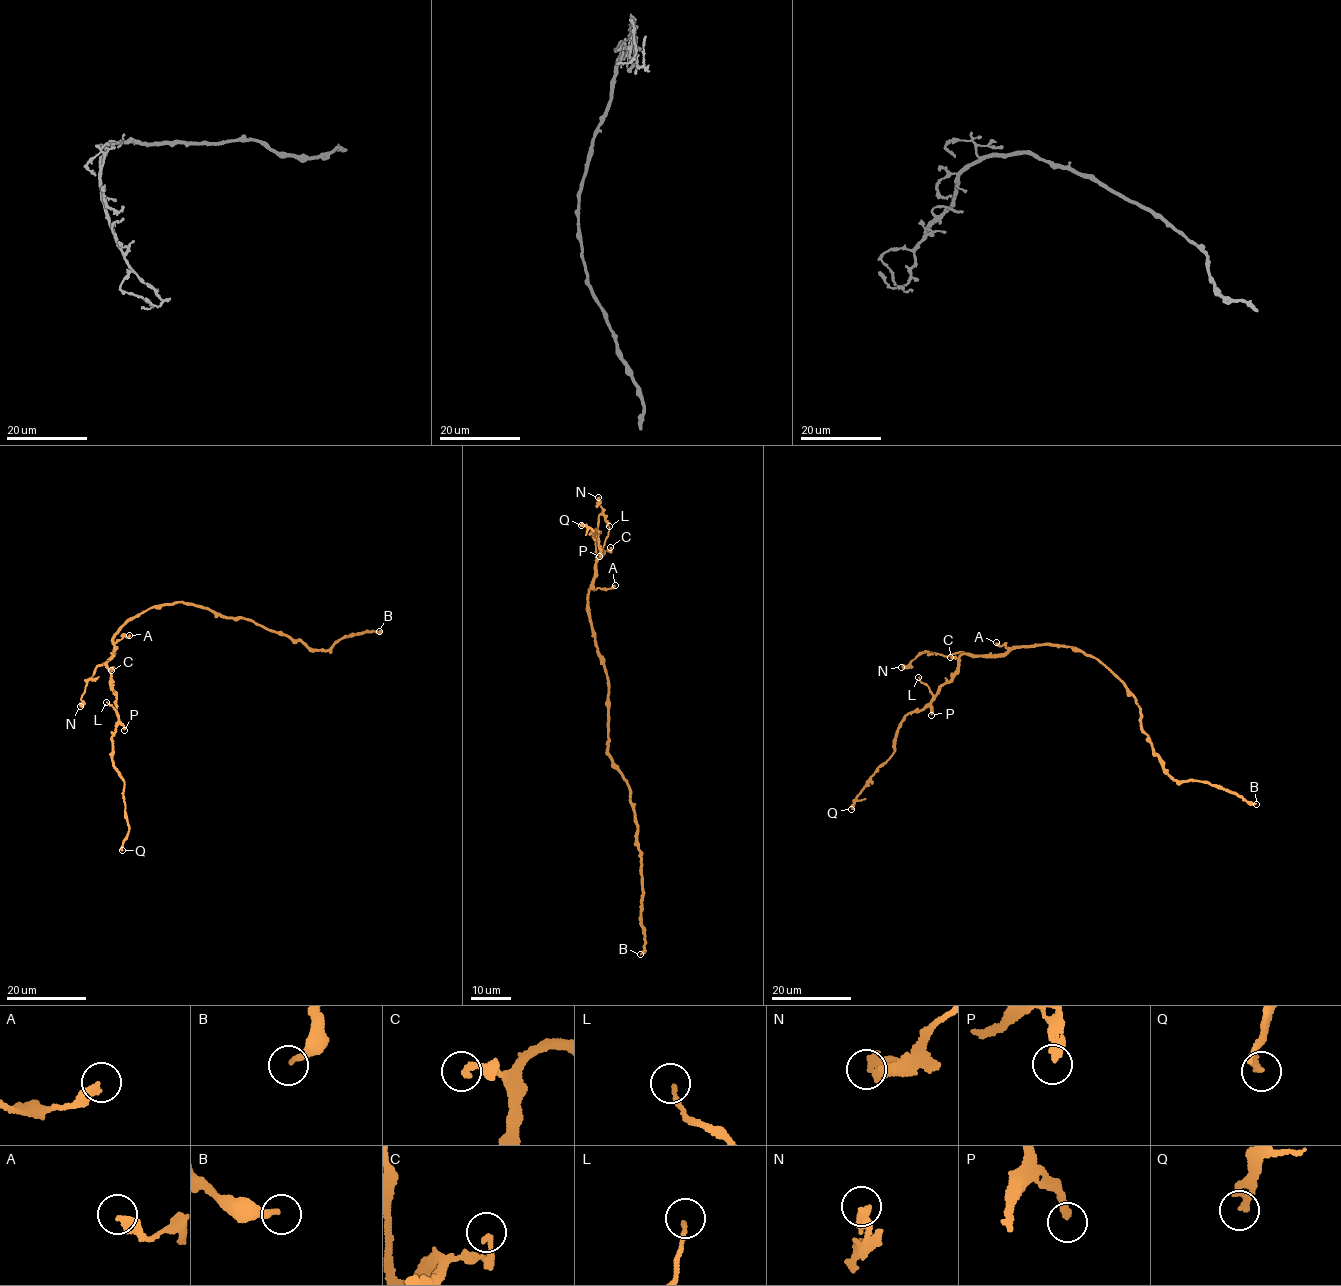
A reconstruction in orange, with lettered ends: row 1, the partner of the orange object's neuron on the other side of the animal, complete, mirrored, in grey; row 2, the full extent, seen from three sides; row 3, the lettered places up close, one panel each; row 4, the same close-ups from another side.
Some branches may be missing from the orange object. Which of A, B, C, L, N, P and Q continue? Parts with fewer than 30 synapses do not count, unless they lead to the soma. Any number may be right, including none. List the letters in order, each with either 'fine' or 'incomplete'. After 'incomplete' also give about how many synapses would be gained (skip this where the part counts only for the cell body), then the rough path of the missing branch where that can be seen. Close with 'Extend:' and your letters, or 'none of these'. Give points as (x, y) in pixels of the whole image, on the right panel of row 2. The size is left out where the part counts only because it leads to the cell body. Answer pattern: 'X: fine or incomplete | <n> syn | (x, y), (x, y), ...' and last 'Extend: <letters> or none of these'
A: fine
B: fine
C: fine
L: fine
N: fine
P: fine
Q: fine
Extend: none of these

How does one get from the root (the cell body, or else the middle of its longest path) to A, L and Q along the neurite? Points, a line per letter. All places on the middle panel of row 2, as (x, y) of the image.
A: (598, 649), (588, 592), (591, 589), (609, 589), (615, 585)
L: (598, 649), (588, 592), (596, 557), (603, 553), (598, 556), (603, 552), (609, 526)
Q: (598, 649), (587, 597), (603, 553), (598, 556), (598, 531), (594, 540), (581, 525)

